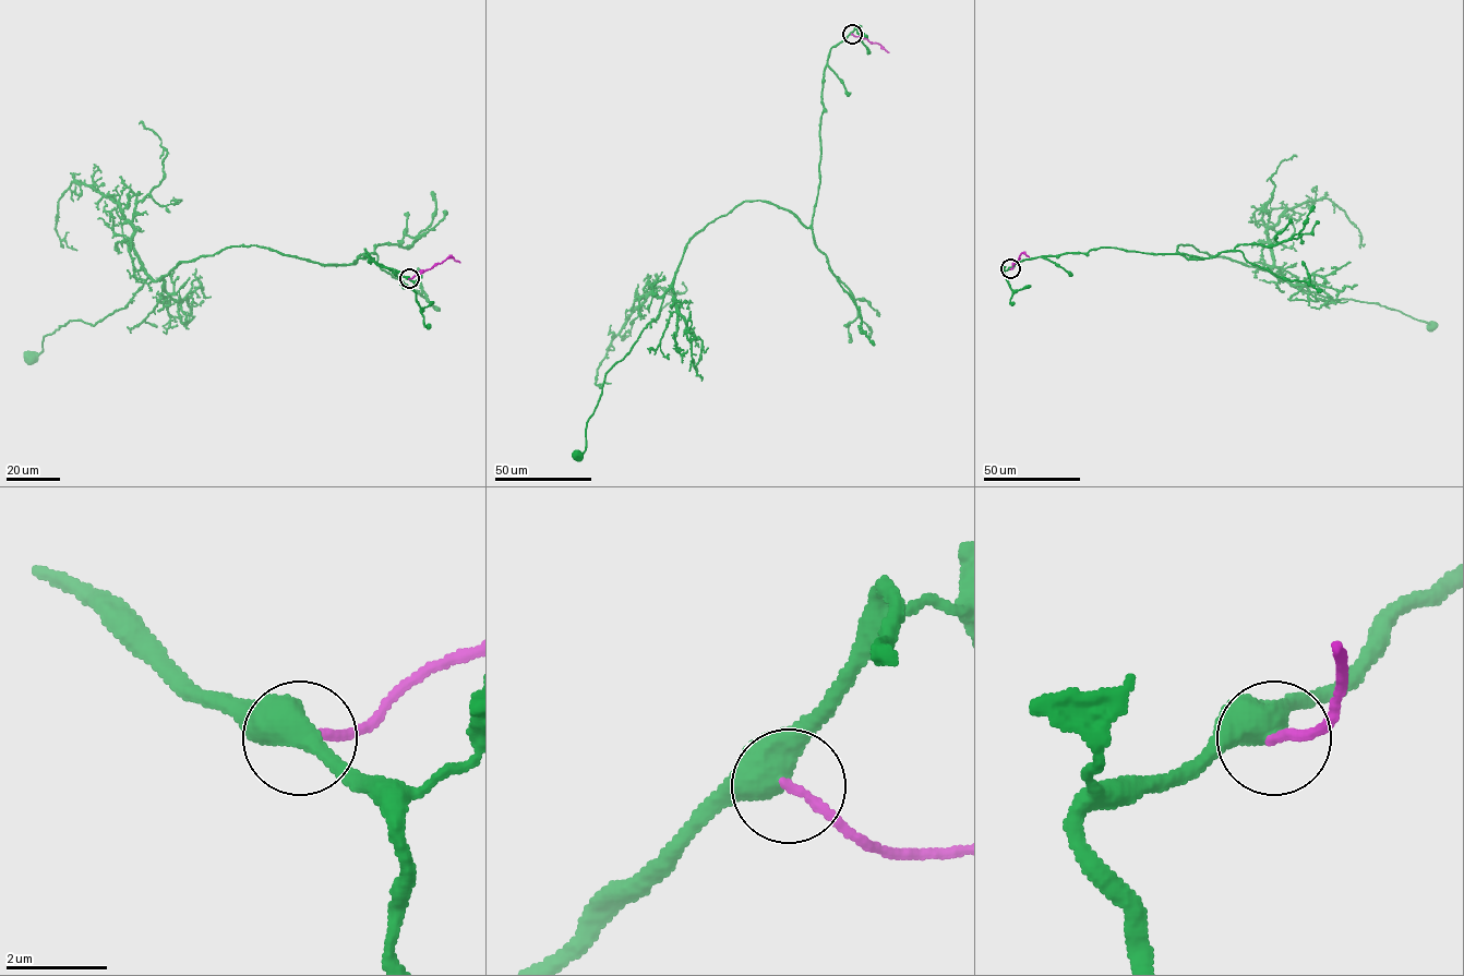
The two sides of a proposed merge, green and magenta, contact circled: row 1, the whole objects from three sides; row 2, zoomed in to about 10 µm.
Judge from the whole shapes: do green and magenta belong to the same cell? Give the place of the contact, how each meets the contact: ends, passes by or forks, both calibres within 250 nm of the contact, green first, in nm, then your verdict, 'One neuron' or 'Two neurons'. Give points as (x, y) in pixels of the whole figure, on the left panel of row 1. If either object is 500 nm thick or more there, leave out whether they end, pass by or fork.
Place: (409, 278). At the ring green forks. At the ring magenta ends. Thickness 400 nm (green) against 180 nm. Two neurons

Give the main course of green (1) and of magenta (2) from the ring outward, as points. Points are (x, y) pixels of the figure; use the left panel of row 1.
1: (409, 278), (364, 249), (321, 264), (230, 246), (148, 276), (124, 308), (70, 321), (31, 358)
2: (409, 278), (448, 257), (459, 262)

